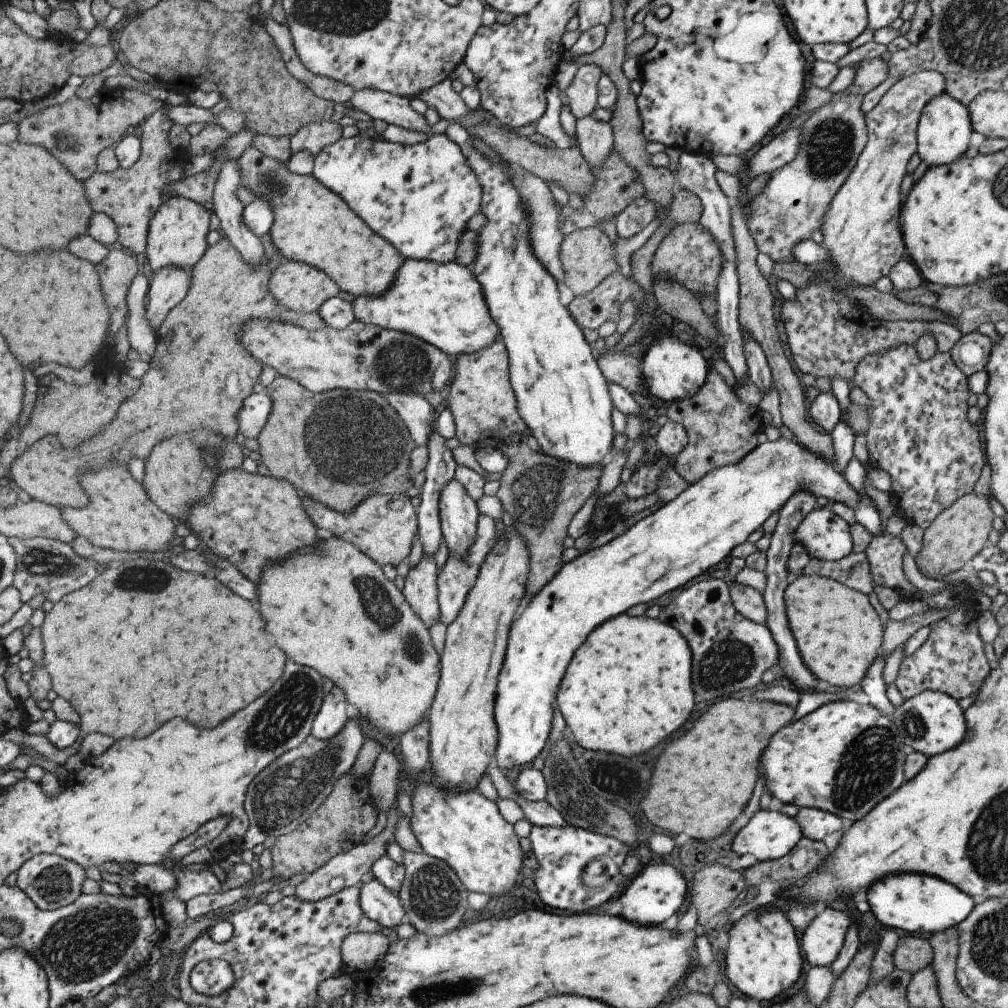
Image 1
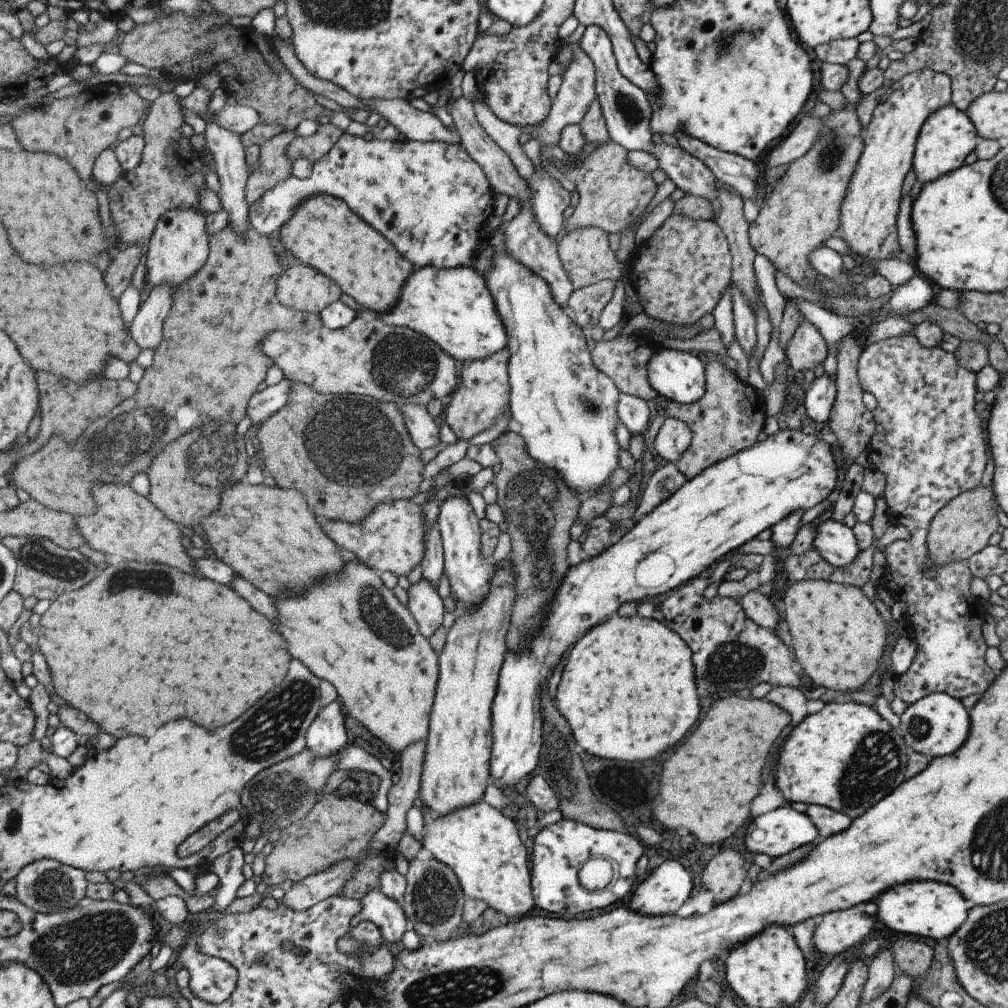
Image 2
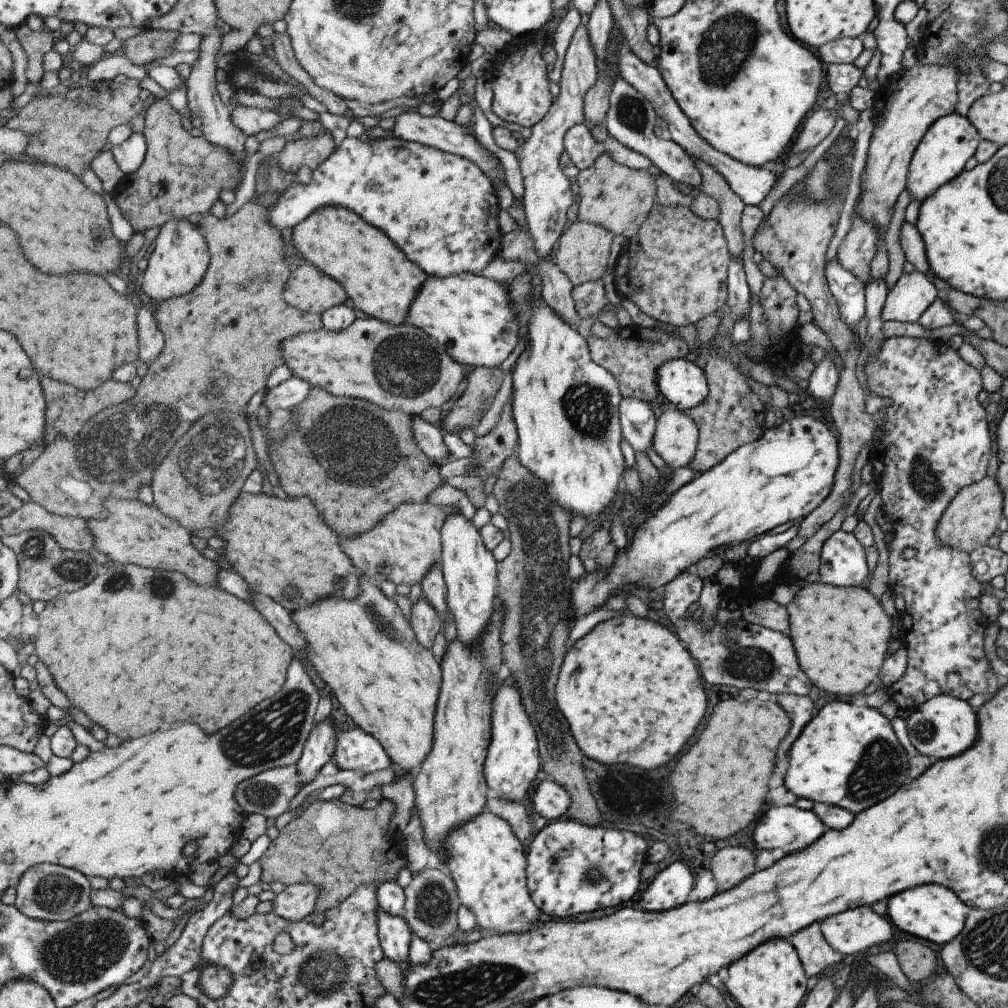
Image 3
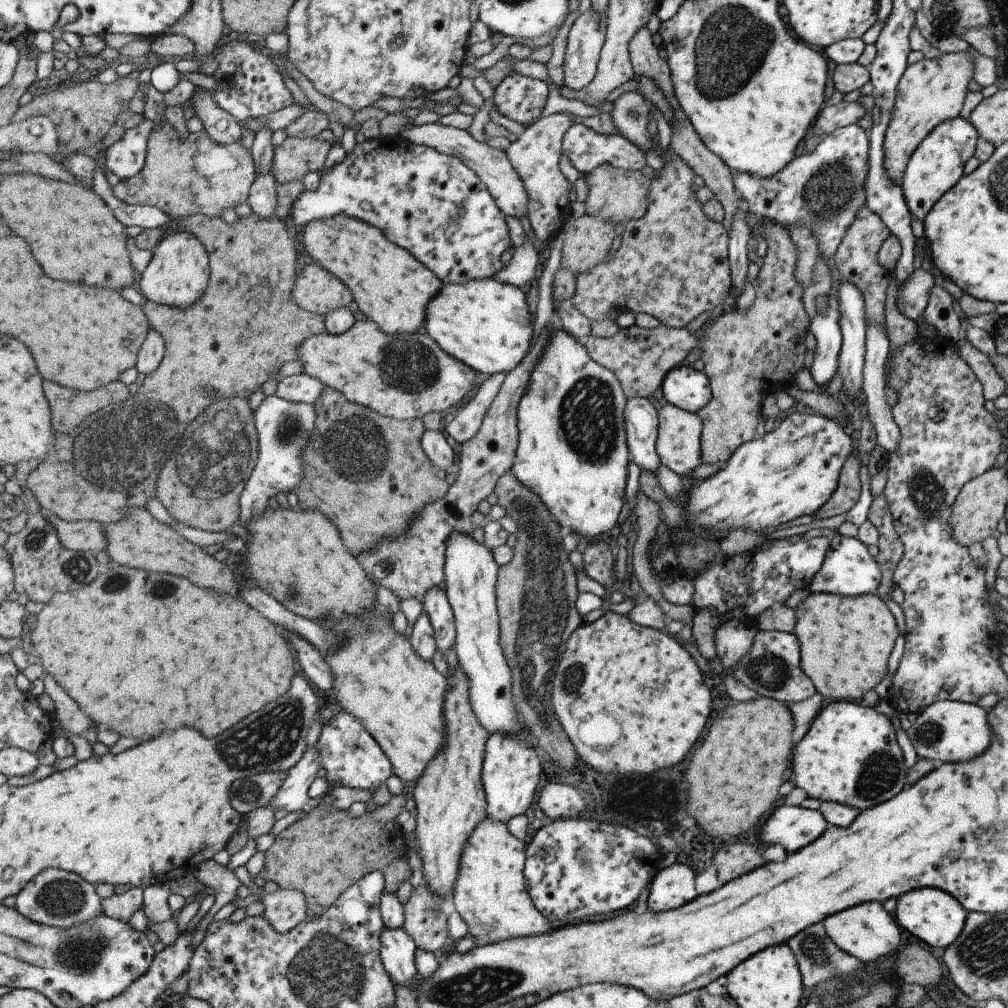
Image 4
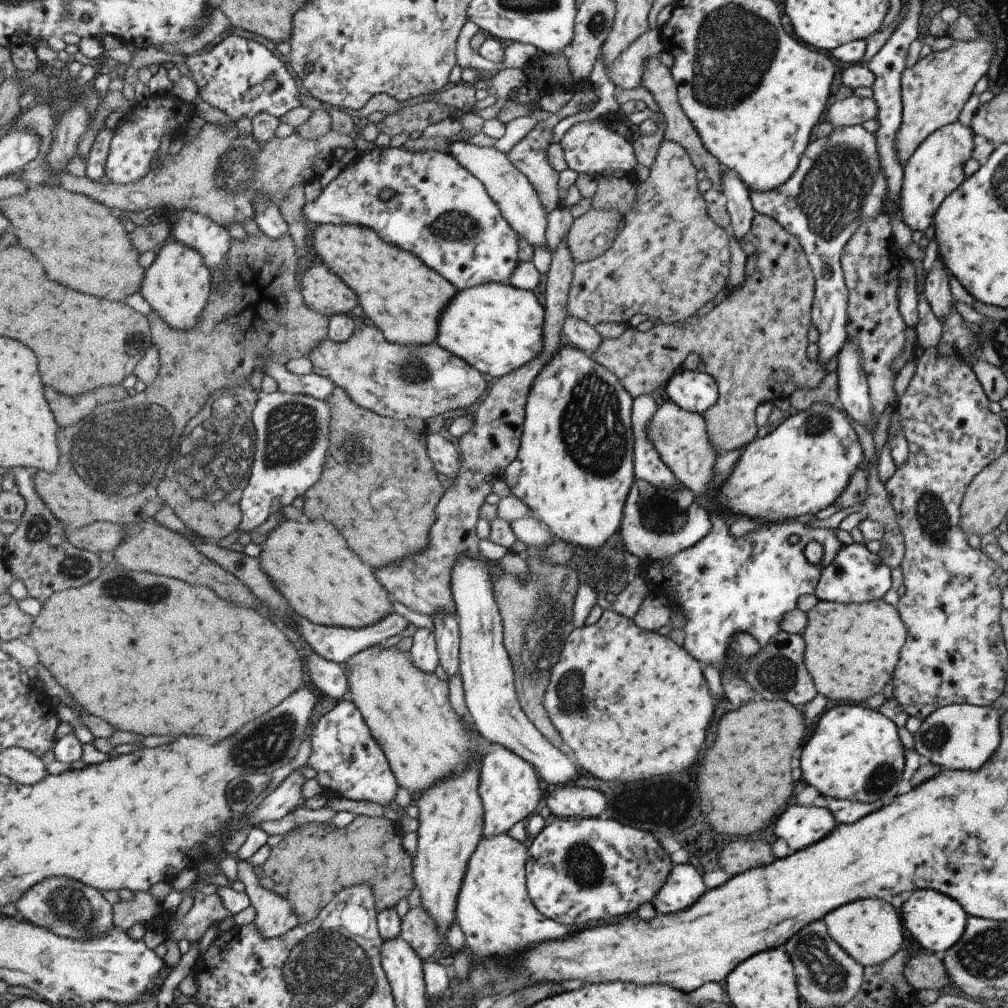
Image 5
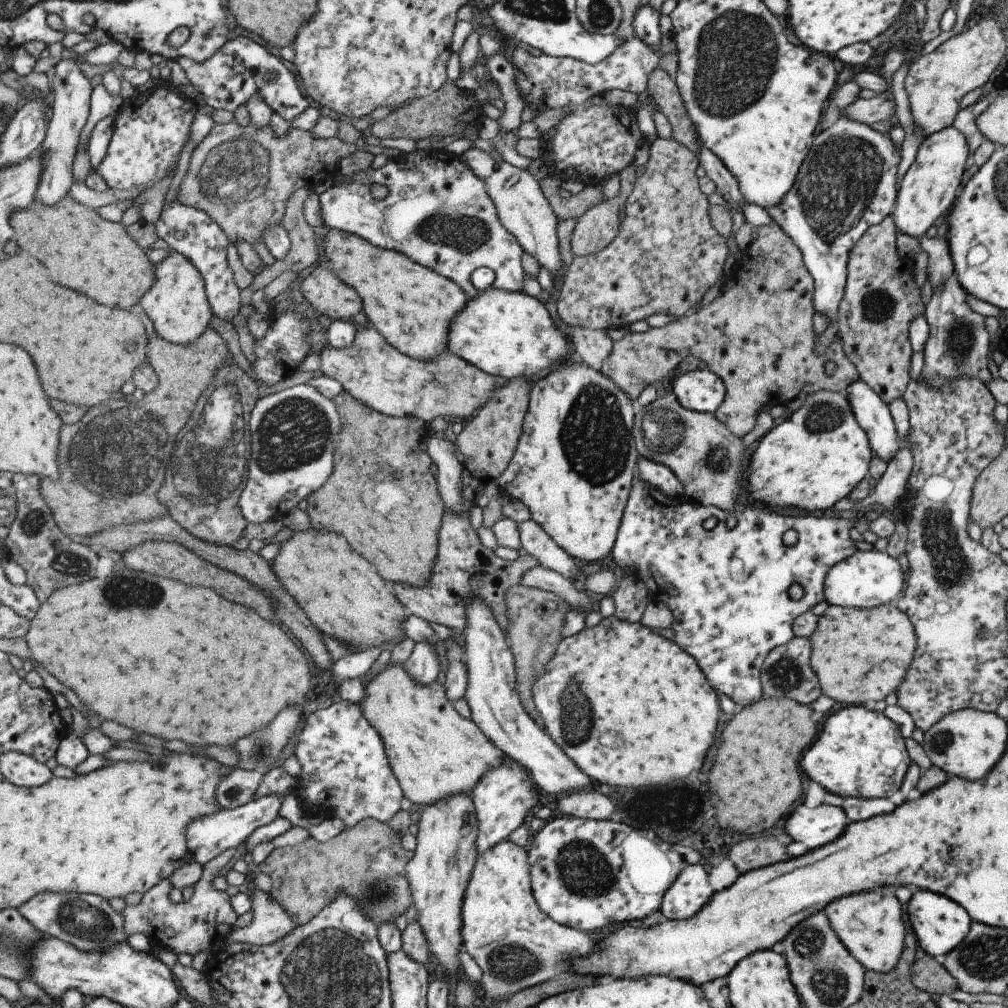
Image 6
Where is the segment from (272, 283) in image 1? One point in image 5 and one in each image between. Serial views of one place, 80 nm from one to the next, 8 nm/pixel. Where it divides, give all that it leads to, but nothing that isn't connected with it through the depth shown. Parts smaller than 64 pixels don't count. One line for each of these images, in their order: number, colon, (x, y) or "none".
2: (302, 287)
3: (310, 289)
4: (317, 290)
5: (323, 290)

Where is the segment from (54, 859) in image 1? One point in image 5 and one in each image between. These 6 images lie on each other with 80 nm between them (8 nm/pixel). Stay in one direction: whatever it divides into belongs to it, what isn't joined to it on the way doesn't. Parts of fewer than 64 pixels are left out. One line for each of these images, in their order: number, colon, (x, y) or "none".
2: (47, 885)
3: (50, 892)
4: (57, 897)
5: (70, 908)

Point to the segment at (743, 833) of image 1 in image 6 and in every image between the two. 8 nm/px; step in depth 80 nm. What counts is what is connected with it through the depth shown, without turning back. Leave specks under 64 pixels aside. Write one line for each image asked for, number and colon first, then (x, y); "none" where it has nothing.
2: (780, 831)
3: (788, 828)
4: (791, 827)
5: (798, 826)
6: (812, 827)

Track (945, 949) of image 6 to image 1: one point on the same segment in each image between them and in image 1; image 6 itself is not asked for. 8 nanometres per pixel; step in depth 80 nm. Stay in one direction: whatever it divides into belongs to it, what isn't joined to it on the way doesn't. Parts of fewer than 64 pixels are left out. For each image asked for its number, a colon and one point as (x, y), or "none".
1: (912, 903)
2: (935, 910)
3: (933, 912)
4: (933, 916)
5: (935, 921)

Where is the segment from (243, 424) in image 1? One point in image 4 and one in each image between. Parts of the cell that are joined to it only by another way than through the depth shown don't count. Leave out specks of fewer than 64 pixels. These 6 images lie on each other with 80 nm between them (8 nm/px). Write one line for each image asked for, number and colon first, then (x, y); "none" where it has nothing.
2: (264, 404)
3: (291, 392)
4: (301, 388)

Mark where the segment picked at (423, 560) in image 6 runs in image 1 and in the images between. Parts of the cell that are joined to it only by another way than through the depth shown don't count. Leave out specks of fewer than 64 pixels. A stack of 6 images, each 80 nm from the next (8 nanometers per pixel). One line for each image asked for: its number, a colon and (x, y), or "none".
1: (339, 447)
2: (346, 453)
3: (357, 461)
4: (368, 473)
5: (382, 489)

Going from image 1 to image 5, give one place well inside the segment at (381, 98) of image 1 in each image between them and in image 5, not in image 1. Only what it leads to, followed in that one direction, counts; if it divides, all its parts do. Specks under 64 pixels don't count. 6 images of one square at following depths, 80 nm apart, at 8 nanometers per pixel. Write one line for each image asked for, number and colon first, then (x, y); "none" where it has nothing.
2: (416, 125)
3: (434, 131)
4: (491, 164)
5: (510, 190)

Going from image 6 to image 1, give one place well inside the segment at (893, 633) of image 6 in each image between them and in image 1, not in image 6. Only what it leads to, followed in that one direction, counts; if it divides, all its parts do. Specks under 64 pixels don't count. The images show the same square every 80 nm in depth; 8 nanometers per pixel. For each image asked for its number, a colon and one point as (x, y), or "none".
1: (837, 632)
2: (838, 636)
3: (839, 634)
4: (844, 641)
5: (846, 645)

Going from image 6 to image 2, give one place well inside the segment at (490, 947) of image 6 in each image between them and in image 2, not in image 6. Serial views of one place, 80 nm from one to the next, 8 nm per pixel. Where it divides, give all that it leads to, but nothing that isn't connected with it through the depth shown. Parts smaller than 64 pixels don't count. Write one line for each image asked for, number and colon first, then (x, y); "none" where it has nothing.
2: (481, 845)
3: (489, 863)
4: (490, 894)
5: (496, 915)

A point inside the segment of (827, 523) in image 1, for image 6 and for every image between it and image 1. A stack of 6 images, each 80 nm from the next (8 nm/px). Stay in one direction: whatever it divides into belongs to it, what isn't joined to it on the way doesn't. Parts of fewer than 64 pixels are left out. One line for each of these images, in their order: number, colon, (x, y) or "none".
2: (834, 541)
3: (842, 559)
4: (847, 569)
5: (854, 576)
6: (867, 579)

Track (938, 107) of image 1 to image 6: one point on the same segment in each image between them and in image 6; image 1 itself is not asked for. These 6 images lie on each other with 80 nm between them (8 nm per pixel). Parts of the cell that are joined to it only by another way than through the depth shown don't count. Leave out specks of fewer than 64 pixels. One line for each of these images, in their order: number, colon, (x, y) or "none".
2: (946, 136)
3: (950, 140)
4: (937, 162)
5: (936, 167)
6: (927, 189)

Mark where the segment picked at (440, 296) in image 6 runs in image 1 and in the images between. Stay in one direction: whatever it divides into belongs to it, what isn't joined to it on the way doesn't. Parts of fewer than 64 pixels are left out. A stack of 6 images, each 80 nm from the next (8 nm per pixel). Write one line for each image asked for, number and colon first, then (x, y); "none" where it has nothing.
1: (315, 225)
2: (325, 232)
3: (378, 276)
4: (390, 286)
5: (387, 278)

